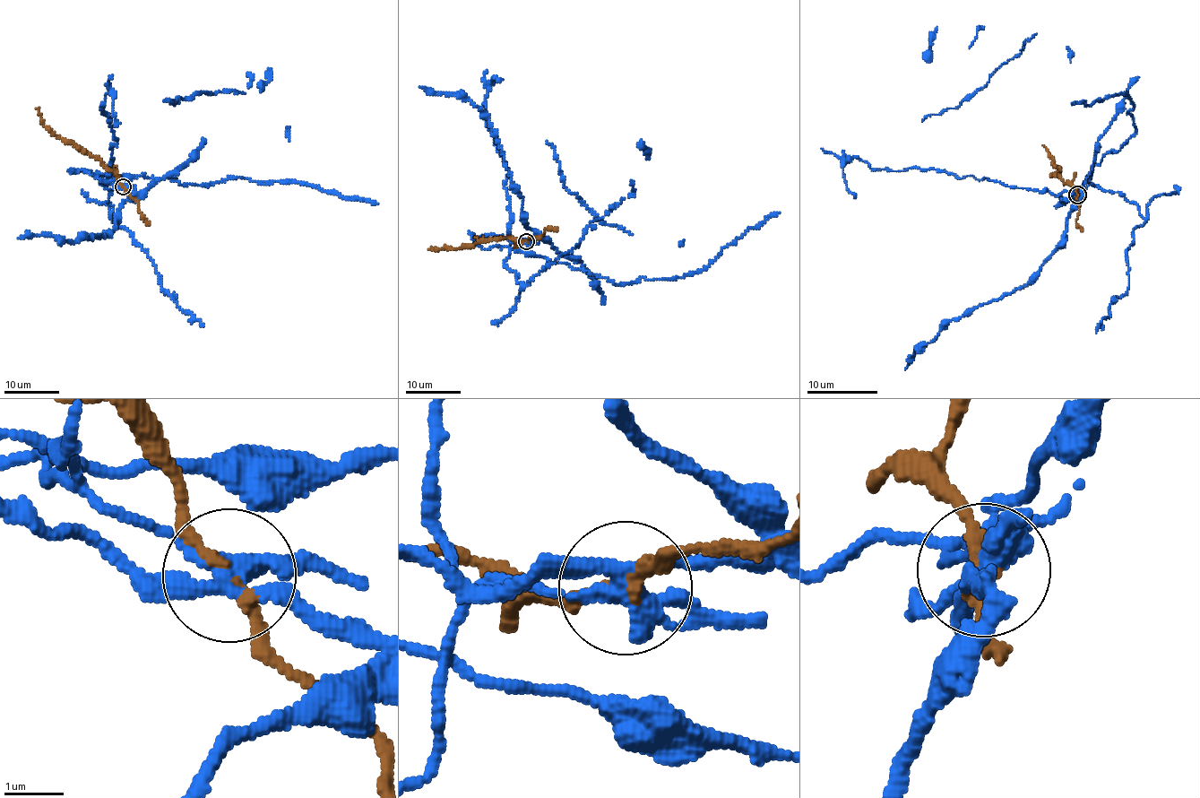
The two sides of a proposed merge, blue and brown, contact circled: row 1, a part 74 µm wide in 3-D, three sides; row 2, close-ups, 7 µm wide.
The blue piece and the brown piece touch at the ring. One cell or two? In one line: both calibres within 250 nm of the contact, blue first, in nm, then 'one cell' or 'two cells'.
calibres 300 and 190 nm; two cells

